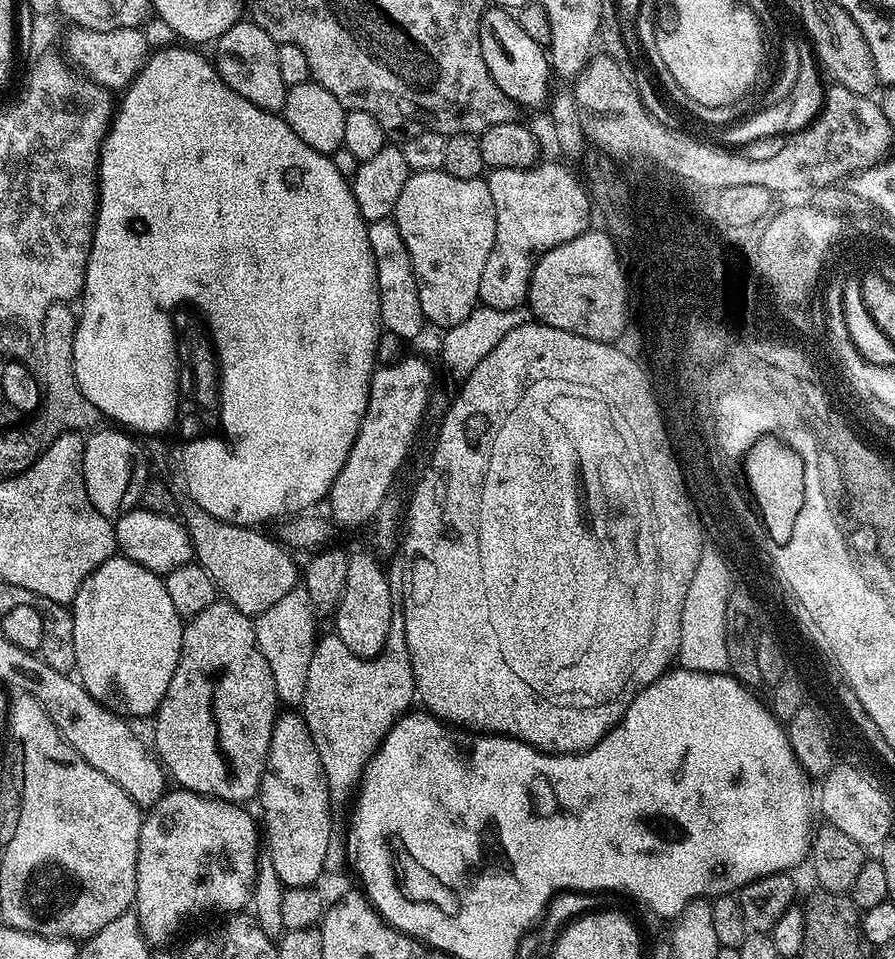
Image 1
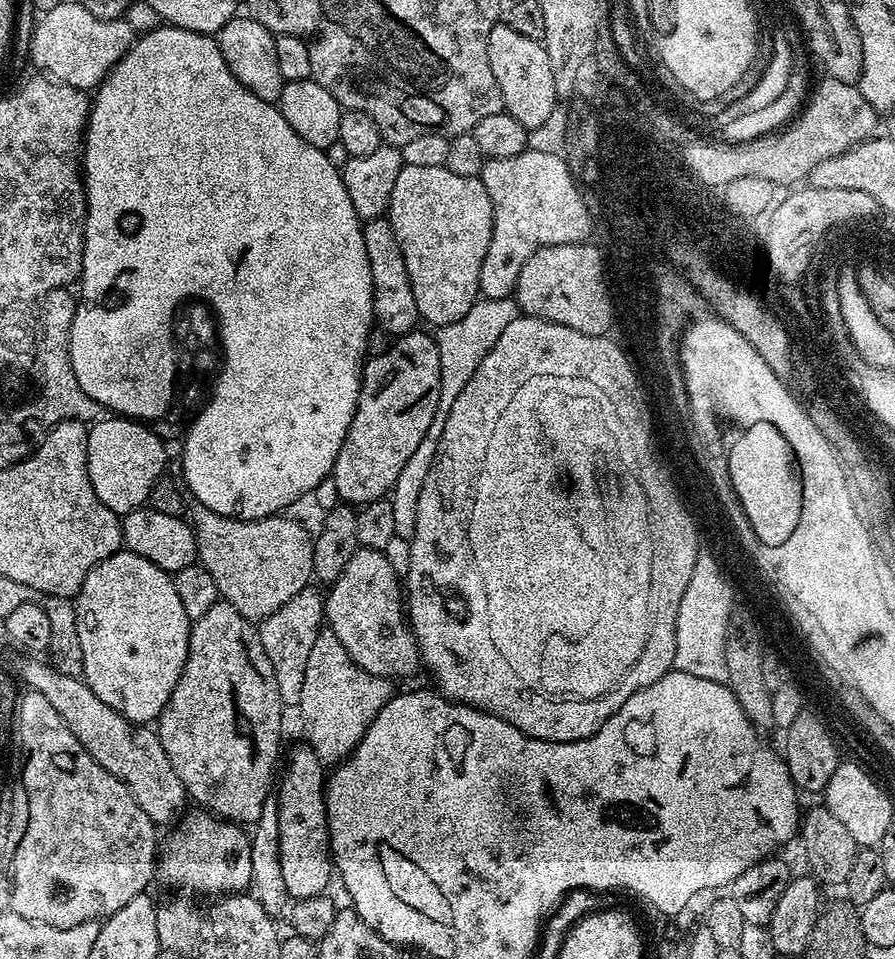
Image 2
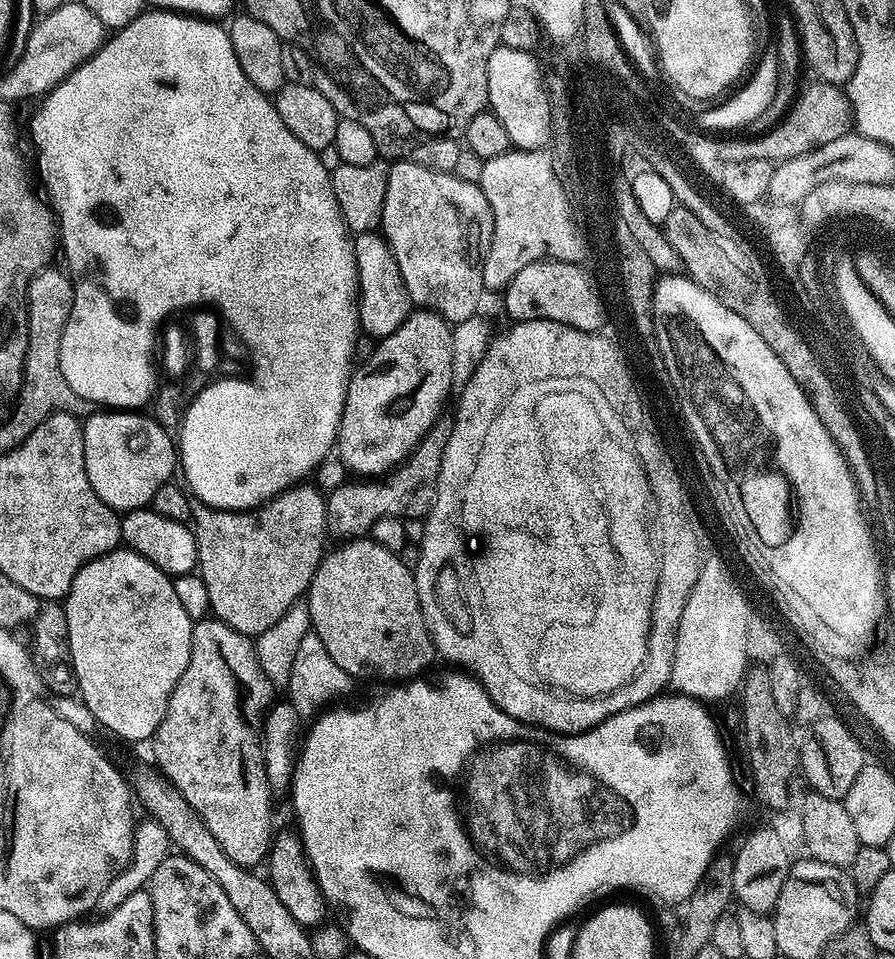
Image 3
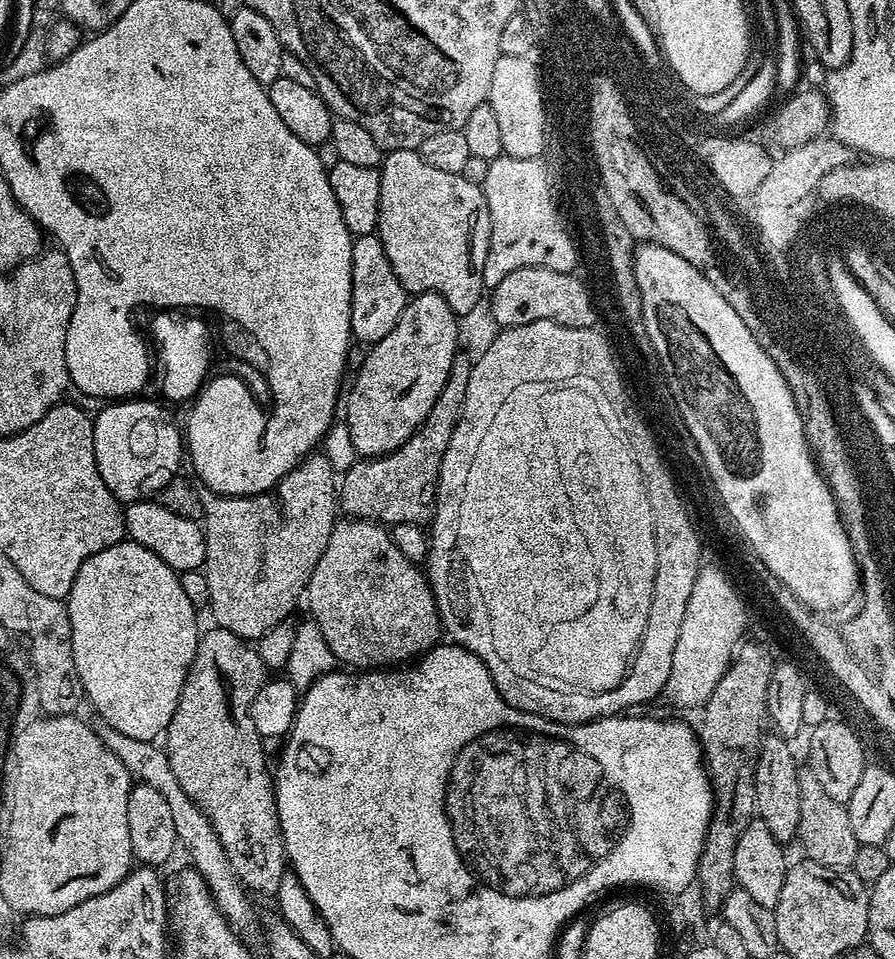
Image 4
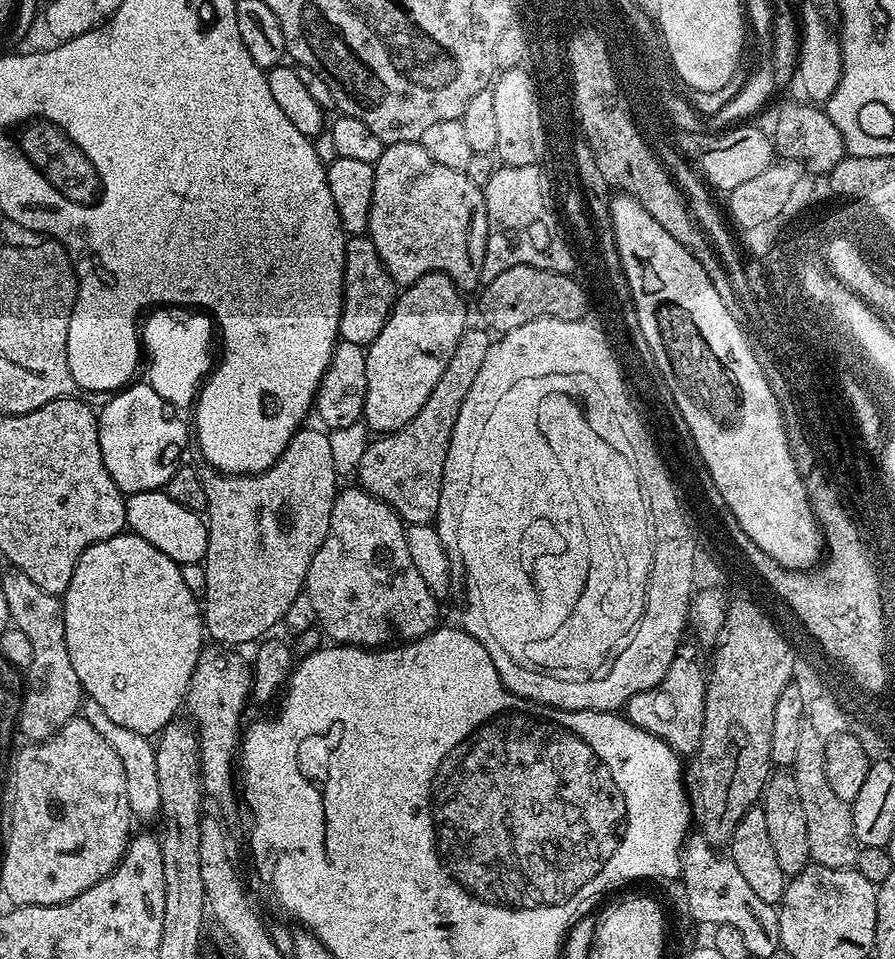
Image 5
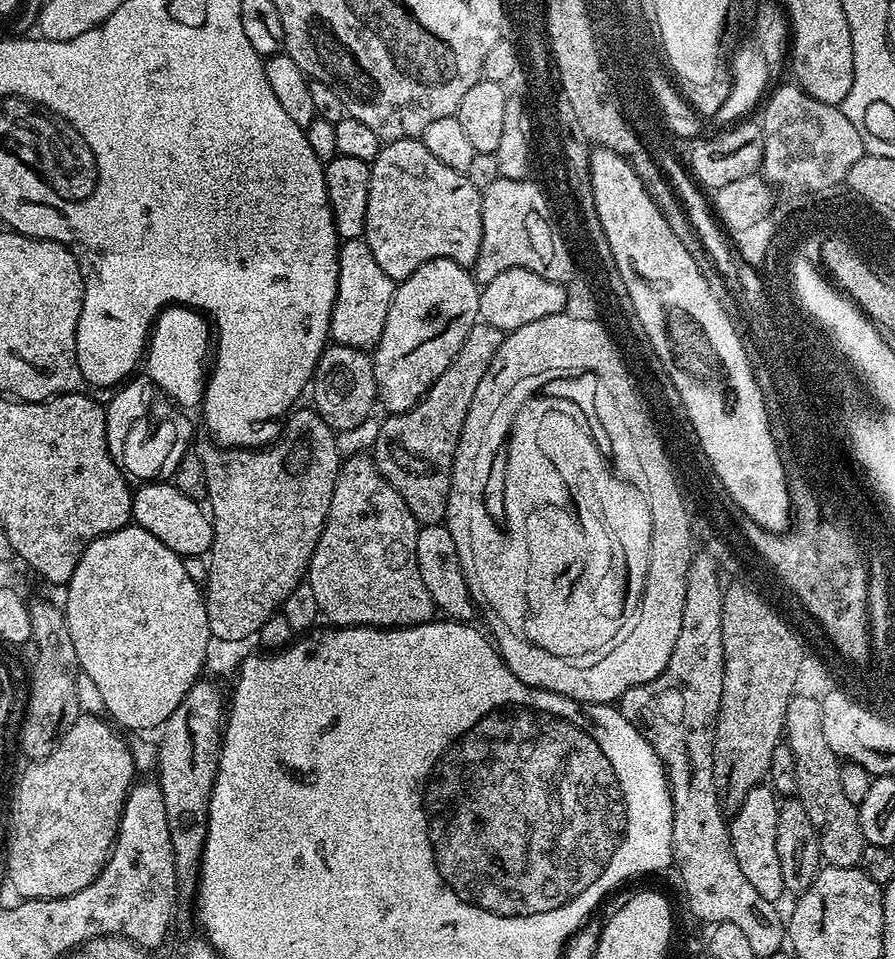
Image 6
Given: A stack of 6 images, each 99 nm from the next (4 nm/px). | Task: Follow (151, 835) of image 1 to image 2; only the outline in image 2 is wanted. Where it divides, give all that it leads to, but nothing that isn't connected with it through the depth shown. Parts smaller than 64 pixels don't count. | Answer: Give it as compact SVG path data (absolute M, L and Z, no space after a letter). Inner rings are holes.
M207 810L195 811L181 815L178 823L171 829L173 832L169 834L168 841L165 844L163 841L156 862L158 880L172 888L180 888L176 890L207 894L212 898L221 894L243 893L252 882L252 842L249 833L241 825L219 819Z

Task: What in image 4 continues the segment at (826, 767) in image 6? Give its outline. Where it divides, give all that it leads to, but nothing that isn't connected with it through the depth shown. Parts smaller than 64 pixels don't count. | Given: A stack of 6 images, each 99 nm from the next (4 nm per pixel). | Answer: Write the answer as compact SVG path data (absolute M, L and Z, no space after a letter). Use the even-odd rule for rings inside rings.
M804 770L800 773L800 781L798 782L798 806L800 807L800 822L798 833L798 844L804 847L804 852L809 861L813 864L821 864L827 868L839 868L841 870L851 869L854 862L854 854L860 849L861 844L854 838L854 830L850 830L850 818L848 817L847 807L838 802L834 802L834 798L830 798L830 794L826 794L826 790L822 790L822 785L818 782L818 778L814 778L811 770Z

